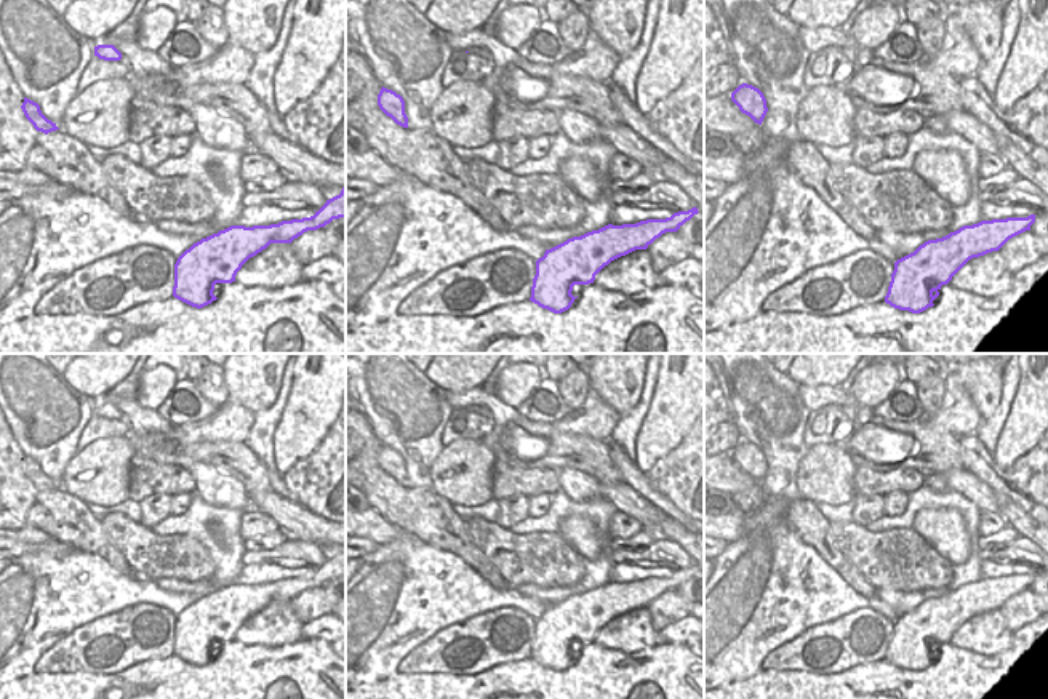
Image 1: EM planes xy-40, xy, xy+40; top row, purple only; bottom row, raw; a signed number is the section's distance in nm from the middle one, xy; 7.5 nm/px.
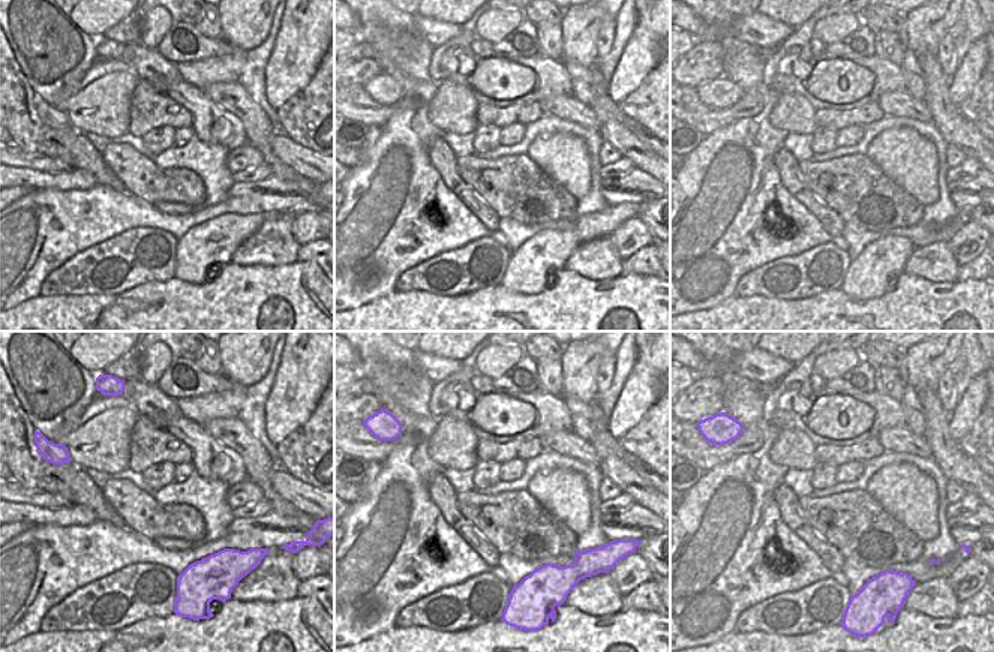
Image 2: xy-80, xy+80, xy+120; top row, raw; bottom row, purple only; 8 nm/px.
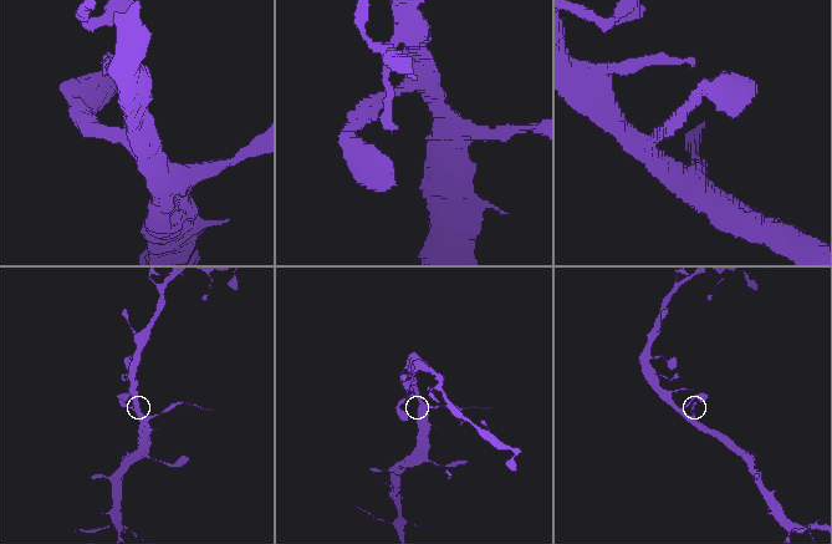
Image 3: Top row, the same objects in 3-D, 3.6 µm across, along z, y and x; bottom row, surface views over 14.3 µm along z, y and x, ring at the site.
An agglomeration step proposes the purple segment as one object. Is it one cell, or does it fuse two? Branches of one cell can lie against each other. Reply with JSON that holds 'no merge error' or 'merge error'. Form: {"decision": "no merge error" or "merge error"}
{"decision": "merge error"}

